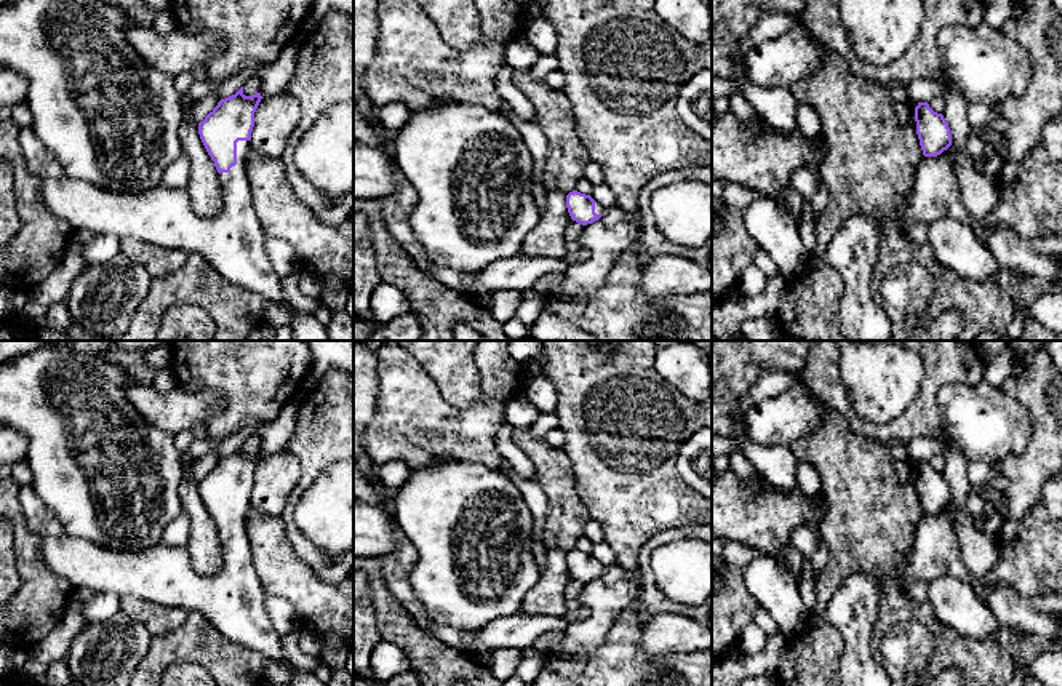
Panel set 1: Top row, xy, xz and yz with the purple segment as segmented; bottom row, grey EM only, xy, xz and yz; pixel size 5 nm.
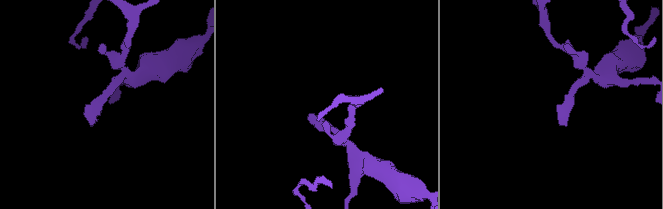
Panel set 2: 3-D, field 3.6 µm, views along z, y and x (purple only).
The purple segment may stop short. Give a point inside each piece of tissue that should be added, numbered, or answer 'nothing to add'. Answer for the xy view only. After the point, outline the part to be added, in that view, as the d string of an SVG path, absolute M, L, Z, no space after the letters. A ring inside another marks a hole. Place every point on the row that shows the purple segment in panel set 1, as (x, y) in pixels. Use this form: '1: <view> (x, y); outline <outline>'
1: xy (232, 242); outline M250 141L237 142L237 165L229 173L221 173L222 211L214 217L202 217L190 208L184 189L158 185L142 193L117 193L91 182L70 179L40 179L40 193L48 211L66 221L75 232L91 235L115 235L136 238L144 243L176 248L184 253L202 256L229 283L245 288L267 304L288 307L294 318L291 341L328 341L326 328L310 312L296 310L283 297L280 277L275 273L266 254L266 232L251 205L251 187L246 176L246 155Z

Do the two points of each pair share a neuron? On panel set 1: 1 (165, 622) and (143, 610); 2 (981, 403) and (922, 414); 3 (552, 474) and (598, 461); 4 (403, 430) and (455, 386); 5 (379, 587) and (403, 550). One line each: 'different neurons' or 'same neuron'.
1: same neuron
2: different neurons
3: different neurons
4: different neurons
5: different neurons

